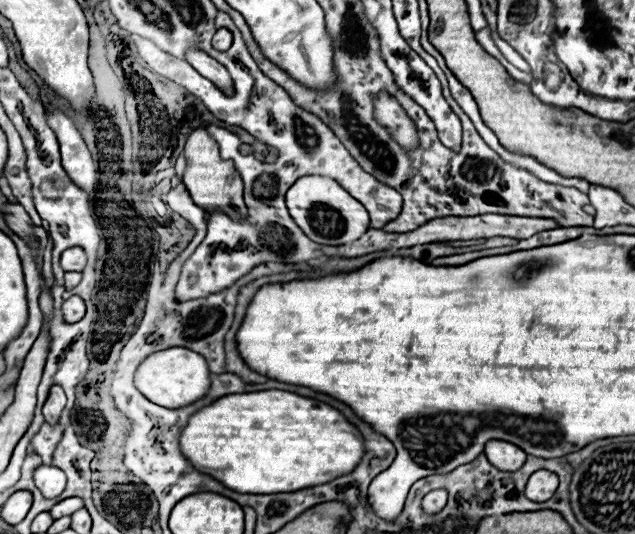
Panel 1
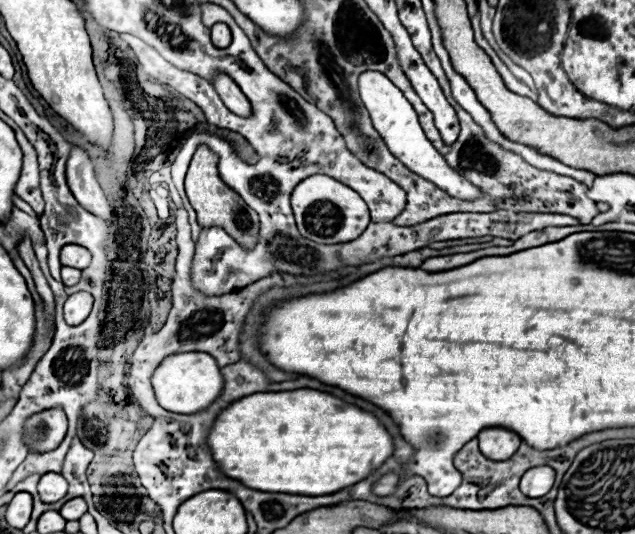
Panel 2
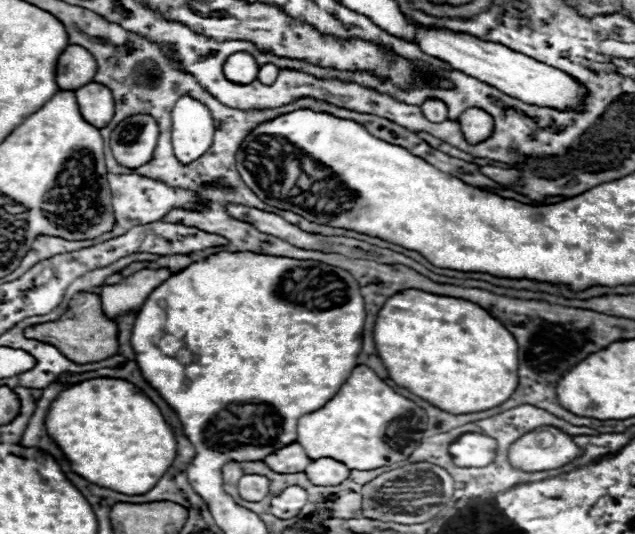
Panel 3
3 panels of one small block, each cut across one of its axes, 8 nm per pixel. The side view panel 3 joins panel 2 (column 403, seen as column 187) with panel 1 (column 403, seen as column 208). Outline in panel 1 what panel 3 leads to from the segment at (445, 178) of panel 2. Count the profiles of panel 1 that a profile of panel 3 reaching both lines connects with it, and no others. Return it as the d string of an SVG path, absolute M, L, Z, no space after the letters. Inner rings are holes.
M380 92L374 100L374 110L376 110L376 120L380 120L384 128L388 128L392 138L398 140L402 148L408 148L408 150L418 148L416 126L408 120L406 112L400 108L400 104L392 96Z

